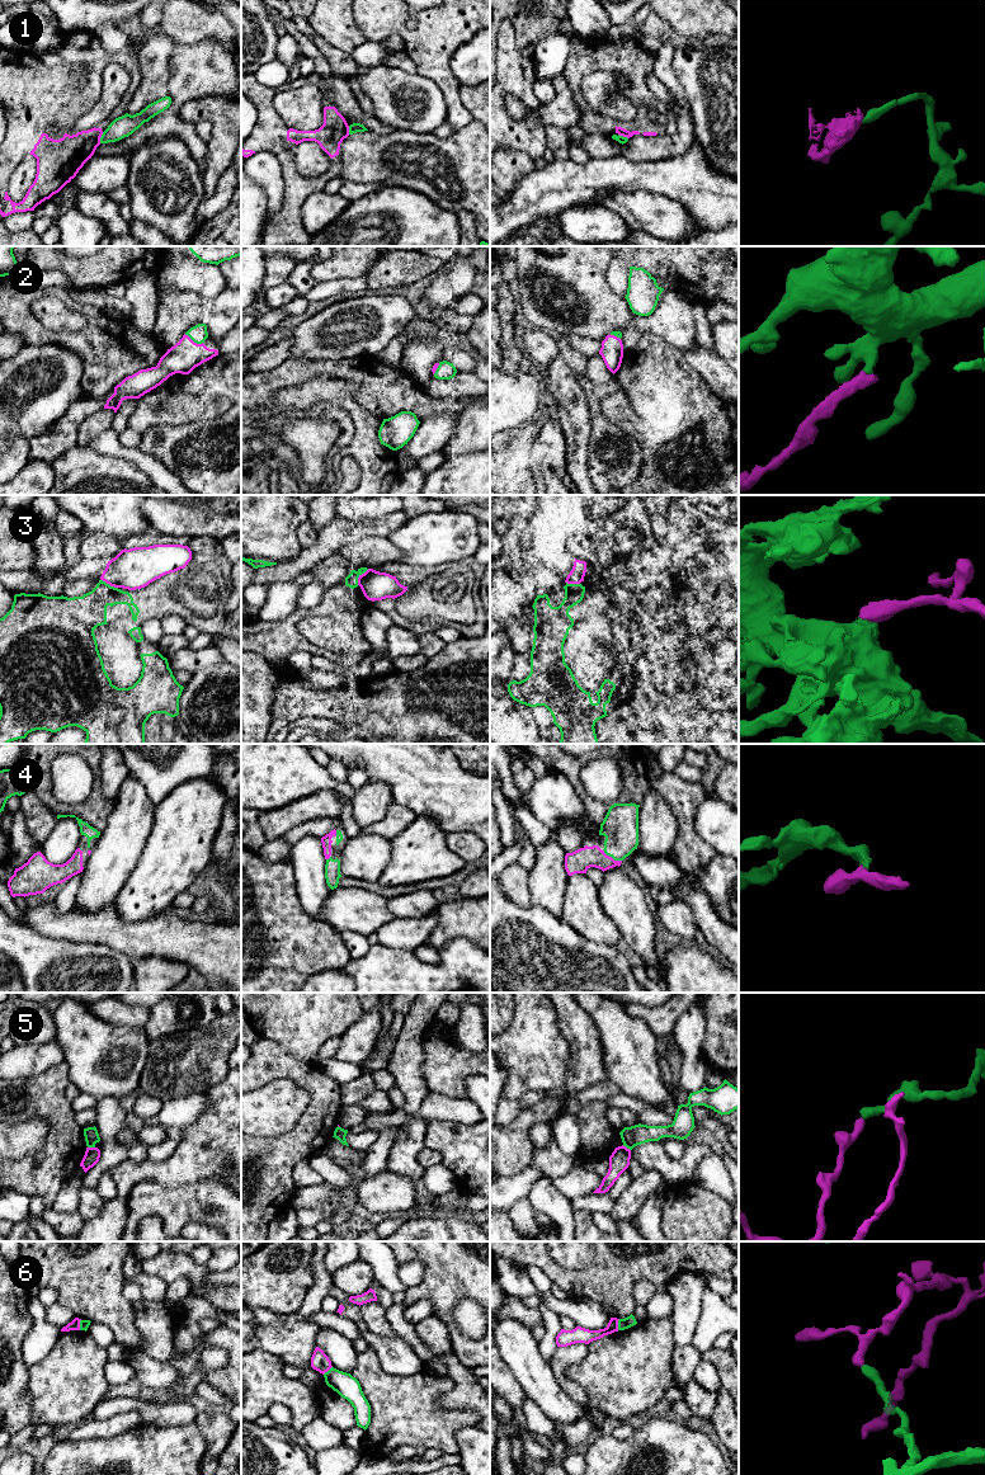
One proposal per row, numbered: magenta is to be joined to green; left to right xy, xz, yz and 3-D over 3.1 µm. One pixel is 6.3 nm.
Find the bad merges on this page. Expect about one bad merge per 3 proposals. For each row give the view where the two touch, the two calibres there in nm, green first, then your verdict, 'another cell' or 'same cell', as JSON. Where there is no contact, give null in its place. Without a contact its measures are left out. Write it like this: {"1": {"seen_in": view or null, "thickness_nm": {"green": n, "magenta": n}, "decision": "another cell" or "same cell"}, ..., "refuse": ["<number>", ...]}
{"1": {"seen_in": "xy", "thickness_nm": {"green": 140, "magenta": 240}, "decision": "another cell"}, "2": {"seen_in": "xy", "thickness_nm": {"green": 110, "magenta": 190}, "decision": "same cell"}, "3": {"seen_in": "xz", "thickness_nm": {"green": 80, "magenta": 180}, "decision": "another cell"}, "4": {"seen_in": "yz", "thickness_nm": {"green": 220, "magenta": 140}, "decision": "same cell"}, "5": {"seen_in": "yz", "thickness_nm": {"green": 130, "magenta": 130}, "decision": "another cell"}, "6": {"seen_in": "yz", "thickness_nm": {"green": 70, "magenta": 100}, "decision": "another cell"}, "refuse": ["1", "3", "5", "6"]}

